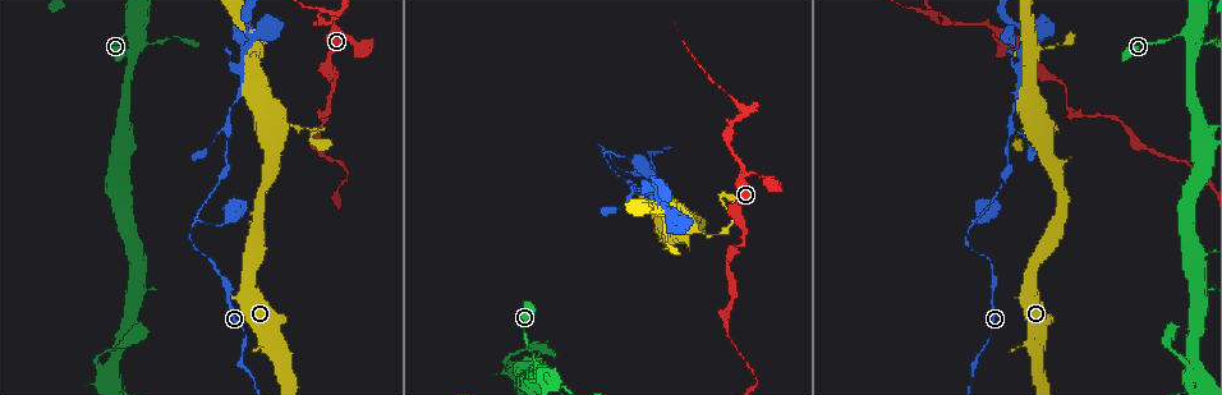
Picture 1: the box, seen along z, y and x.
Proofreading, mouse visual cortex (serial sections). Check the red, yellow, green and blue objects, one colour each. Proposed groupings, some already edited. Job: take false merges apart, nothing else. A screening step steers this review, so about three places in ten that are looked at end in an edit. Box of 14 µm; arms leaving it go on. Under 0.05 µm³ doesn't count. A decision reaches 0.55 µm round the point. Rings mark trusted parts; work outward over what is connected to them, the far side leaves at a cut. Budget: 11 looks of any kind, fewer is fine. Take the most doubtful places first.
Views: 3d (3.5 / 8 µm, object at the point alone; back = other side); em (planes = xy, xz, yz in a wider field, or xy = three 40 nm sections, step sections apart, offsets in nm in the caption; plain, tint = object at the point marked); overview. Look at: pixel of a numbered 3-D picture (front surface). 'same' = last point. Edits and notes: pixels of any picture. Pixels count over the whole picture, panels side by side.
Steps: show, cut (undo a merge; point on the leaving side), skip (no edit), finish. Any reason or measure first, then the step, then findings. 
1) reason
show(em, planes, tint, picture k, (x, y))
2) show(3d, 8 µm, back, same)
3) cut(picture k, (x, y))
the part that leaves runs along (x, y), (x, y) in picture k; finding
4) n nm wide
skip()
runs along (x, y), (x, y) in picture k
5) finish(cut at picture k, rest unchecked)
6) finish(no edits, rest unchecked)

sharp bend
show(3d, 8 µm, picture 1, (973, 222))

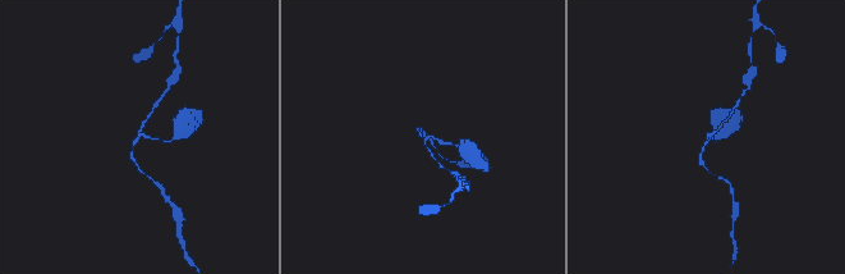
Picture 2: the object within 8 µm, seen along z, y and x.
3 arms; arms of 100, 100, 100 nm; shape alone is not enough
show(em, xy, step 2, tint, picture 2, (709, 138))

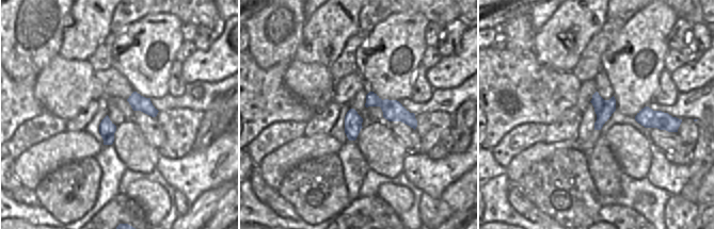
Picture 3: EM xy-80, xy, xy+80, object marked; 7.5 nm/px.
cut(picture 2, (713, 120))
the part that leaves runs along (142, 135), (170, 141), (187, 126) in picture 2; two cells meet here

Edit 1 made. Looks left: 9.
three arms meet
show(3d, 8 µm, picture 1, (1012, 132))

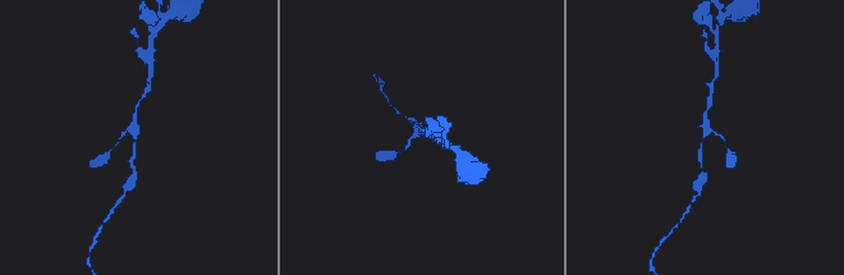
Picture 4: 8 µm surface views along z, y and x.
3 arms; arms of 100, 150, 150 nm; now the EM
show(em, xy, step 1, tint, picture 4, (705, 134))

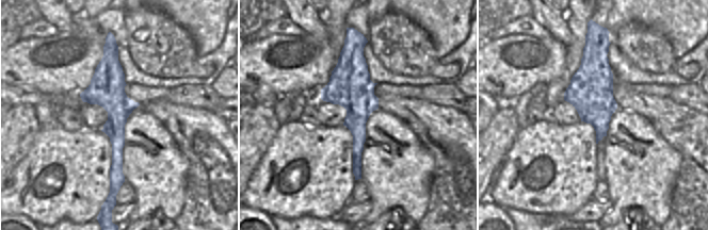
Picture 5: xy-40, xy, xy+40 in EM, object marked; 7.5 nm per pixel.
320 nm wide
skip()
runs along (113, 44), (117, 184) in picture 5; all the same cell

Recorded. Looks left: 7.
three-way junction
show(3d, 8 µm, picture 1, (330, 18))

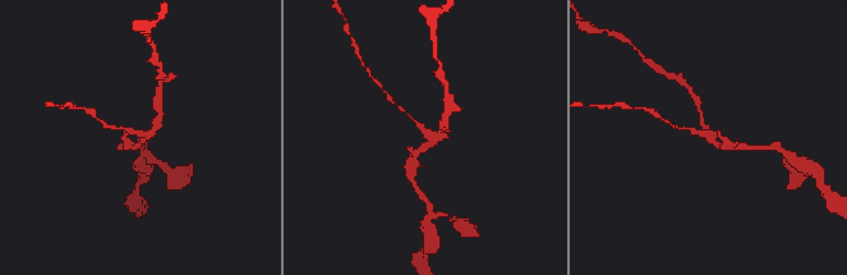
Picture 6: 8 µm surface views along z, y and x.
show(3d, 3.5 µm, picture 6, (145, 138))

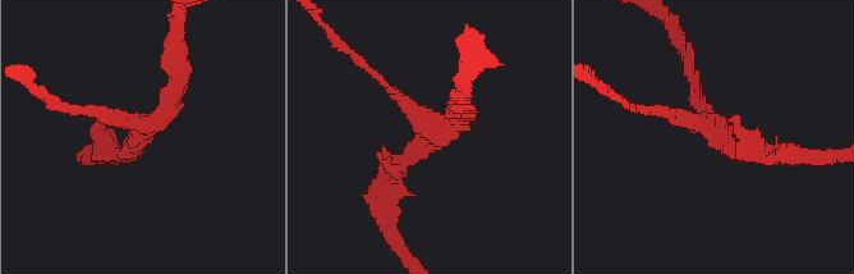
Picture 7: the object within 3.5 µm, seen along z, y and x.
show(em, xy, step 3, tint, picture 7, (139, 131))

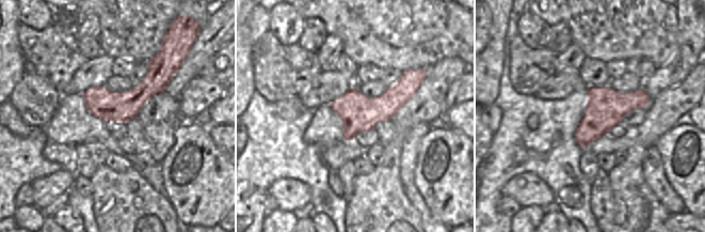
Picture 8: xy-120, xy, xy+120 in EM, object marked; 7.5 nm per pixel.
cut(picture 7, (104, 114))
the part that leaves runs along (138, 126), (64, 110), (47, 99) in picture 7; two cells meet here

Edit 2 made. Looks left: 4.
show(overview)

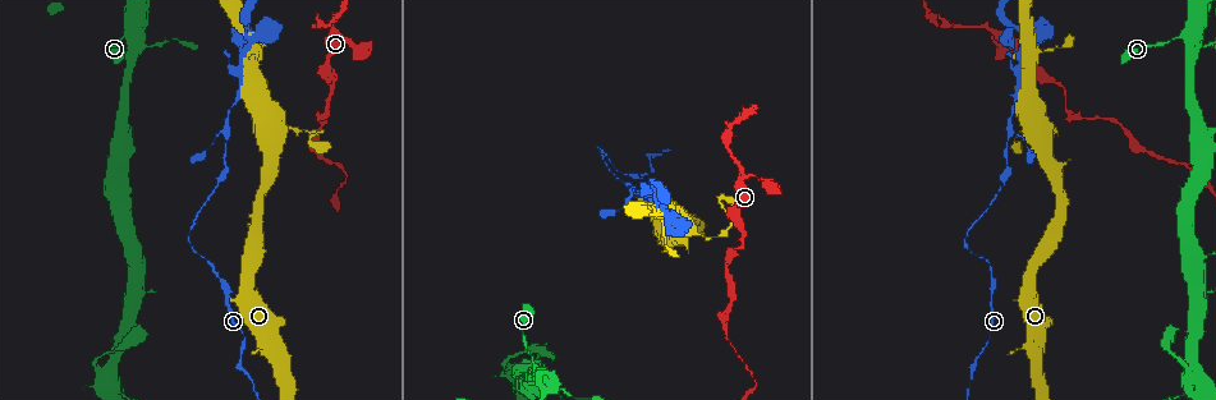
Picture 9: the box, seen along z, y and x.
four-way junction
show(3d, 3.5 µm, back, picture 9, (1019, 47))

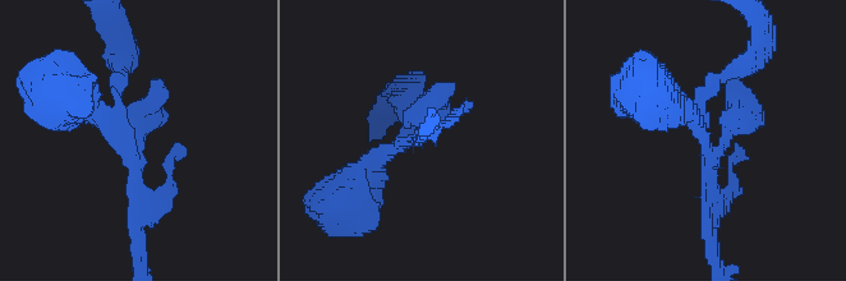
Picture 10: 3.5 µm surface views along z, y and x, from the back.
4 arms; arms of 100, 150, 250, 350 nm
show(em, xy, step 2, tint, picture 10, (701, 131))

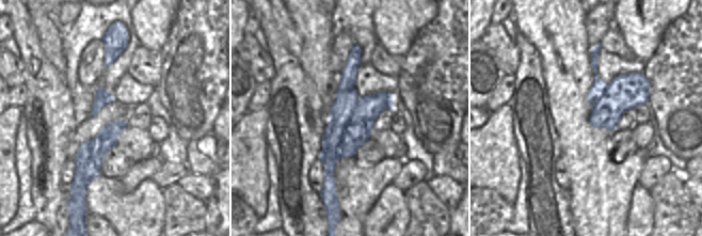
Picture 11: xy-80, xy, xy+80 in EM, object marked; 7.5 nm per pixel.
cut(picture 10, (735, 156))
a second cell is stuck on

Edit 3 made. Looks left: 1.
finish(cut at picture 2, cut at picture 7, cut at picture 10, rest unchecked)

